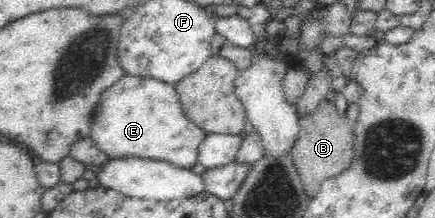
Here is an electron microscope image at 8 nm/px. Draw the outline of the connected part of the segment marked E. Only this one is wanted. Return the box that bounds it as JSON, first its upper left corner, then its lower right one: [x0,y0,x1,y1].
[90,73,206,169]

